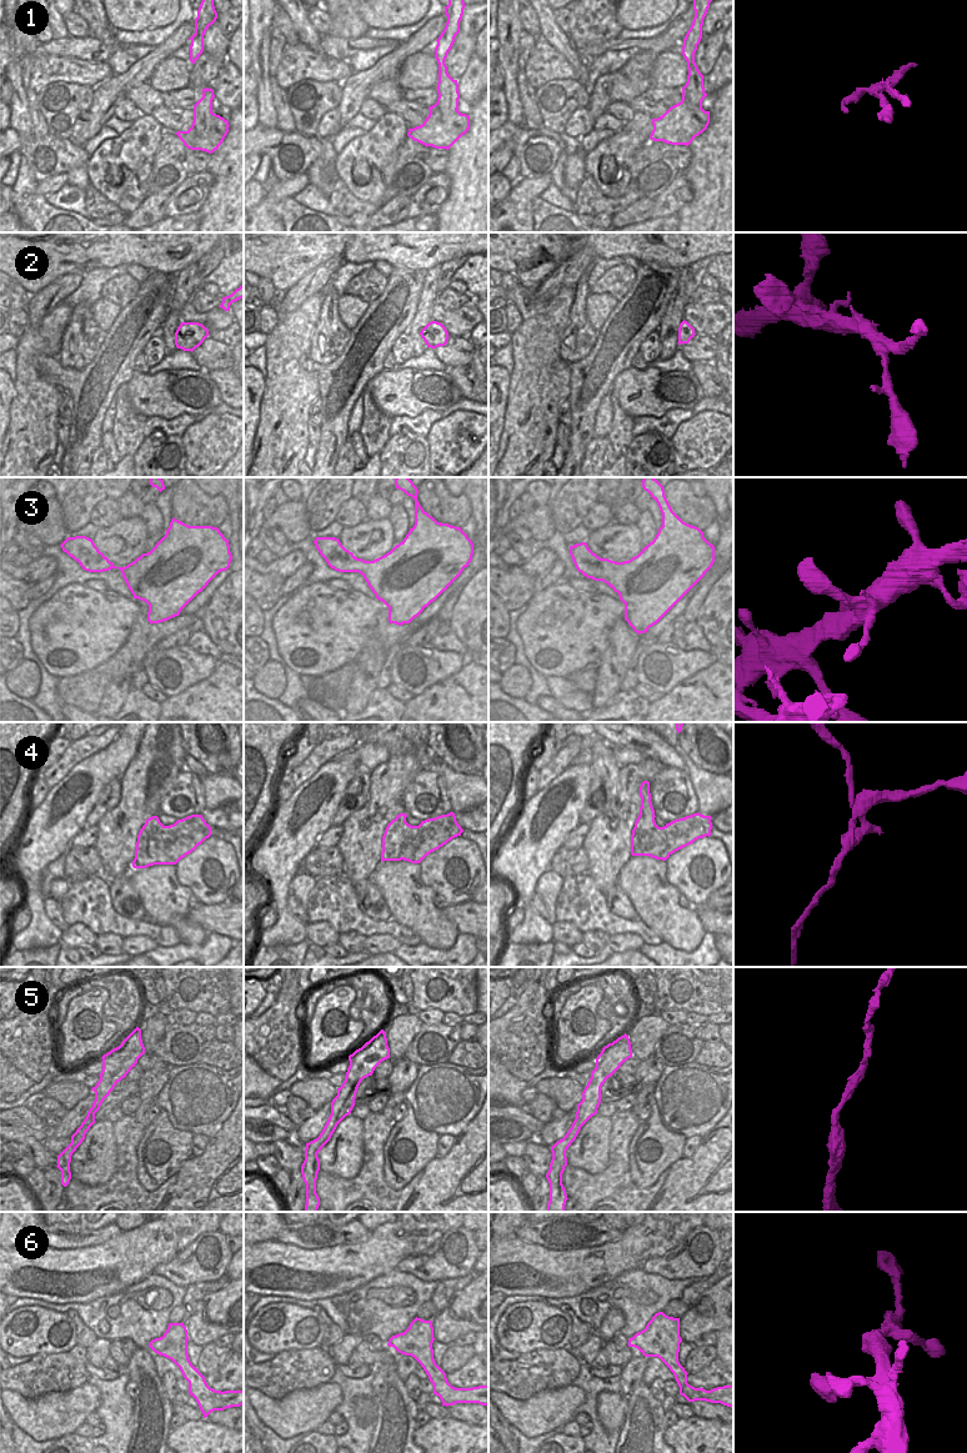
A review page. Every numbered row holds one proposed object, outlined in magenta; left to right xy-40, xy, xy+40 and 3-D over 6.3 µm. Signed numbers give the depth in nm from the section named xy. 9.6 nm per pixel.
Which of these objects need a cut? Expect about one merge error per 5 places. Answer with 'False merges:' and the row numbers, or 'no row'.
False merges: 1, 4

